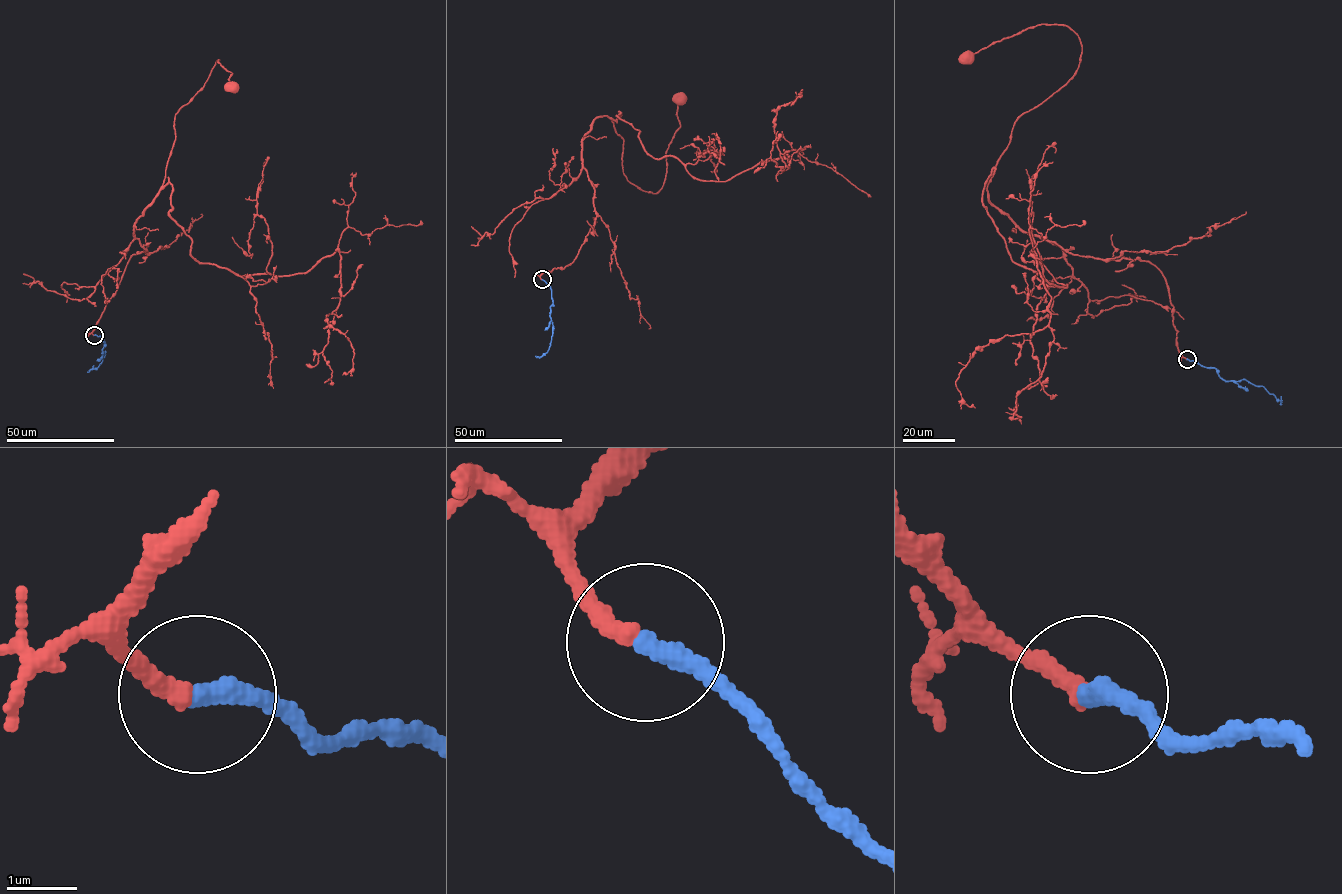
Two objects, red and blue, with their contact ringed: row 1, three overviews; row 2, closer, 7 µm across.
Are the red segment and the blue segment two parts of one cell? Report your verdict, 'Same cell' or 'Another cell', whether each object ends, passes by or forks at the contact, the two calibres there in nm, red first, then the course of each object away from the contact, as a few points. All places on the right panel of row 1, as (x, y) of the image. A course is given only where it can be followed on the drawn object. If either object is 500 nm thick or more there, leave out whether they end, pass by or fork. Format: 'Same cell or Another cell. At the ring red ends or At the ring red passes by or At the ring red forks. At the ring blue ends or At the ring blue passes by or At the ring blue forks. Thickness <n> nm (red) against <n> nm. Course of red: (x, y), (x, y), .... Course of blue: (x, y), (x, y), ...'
Same cell. At the ring red ends. At the ring blue ends. Thickness 280 nm (red) against 320 nm. Course of red: (1187, 359), (1153, 265), (1073, 255), (988, 197), (1015, 121), (1074, 75), (1077, 35), (1038, 24), (968, 60). Course of blue: (1187, 359), (1214, 368), (1226, 381), (1245, 379), (1262, 386), (1280, 404)

